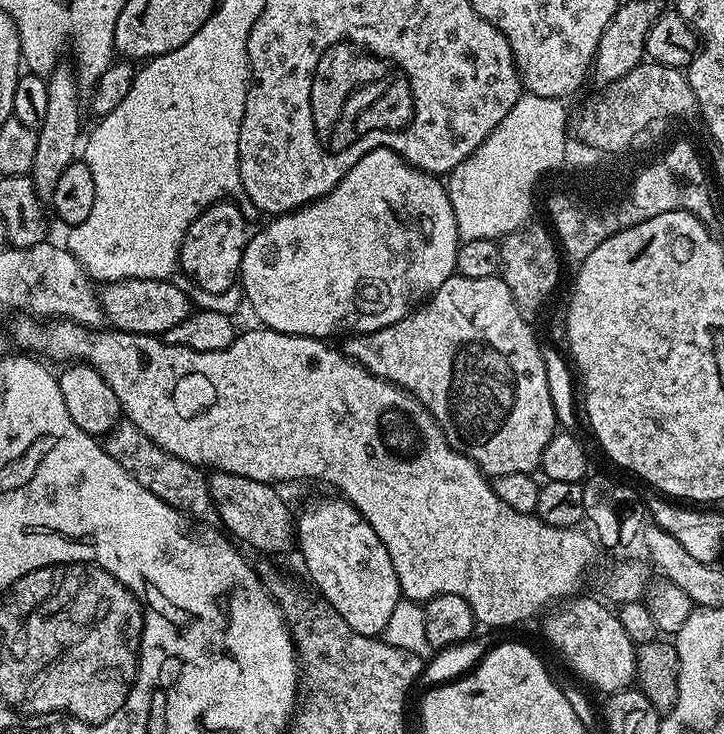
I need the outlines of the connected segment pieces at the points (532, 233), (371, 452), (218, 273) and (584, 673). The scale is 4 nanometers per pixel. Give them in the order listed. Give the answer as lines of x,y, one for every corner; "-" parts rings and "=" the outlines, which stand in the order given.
525,226
519,232
511,232
503,237
501,248
500,272
510,286
510,294
514,294
514,302
518,306
518,314
528,321
535,321
535,316
544,308
548,295
556,288
560,280
562,260
558,255
558,244
553,233
547,227
532,228
=
23,314
17,315
13,324
10,324
10,340
17,349
28,354
35,354
45,361
57,360
60,366
67,366
73,362
88,364
102,378
106,378
106,386
114,390
120,403
120,411
146,438
150,438
162,450
172,456
182,458
186,462
203,466
208,470
242,474
242,478
254,478
263,484
280,486
283,480
321,480
332,488
337,488
339,495
353,504
364,515
365,522
378,534
380,541
386,546
390,554
390,562
394,562
394,574
400,583
400,590
405,600
427,602
433,600
438,594
458,594
458,598
466,598
472,607
472,613
477,621
488,630
501,630
511,624
520,624
531,616
539,617
549,606
557,602
567,601
575,597
596,556
597,545
593,537
580,532
579,527
559,528
542,522
535,514
522,514
512,507
506,506
498,494
494,494
492,480
480,471
480,467
470,458
466,458
458,450
450,446
445,438
440,424
430,414
430,410
416,396
411,396
404,388
391,384
389,380
378,378
369,368
364,368
357,360
345,356
339,347
331,348
331,343
315,336
291,336
275,332
273,328
256,326
253,332
241,331
236,341
226,350
217,352
199,352
193,348
183,348
181,344
169,344
167,339
160,336
143,336
129,332
96,332
95,327
75,324
72,320
50,320
37,322
=
221,202
209,206
190,226
190,230
186,230
180,243
179,271
190,277
202,290
211,290
214,294
222,294
222,290
230,290
234,286
240,275
242,254
246,250
250,235
250,227
248,228
247,222
244,221
243,210
232,203
236,202
=
580,599
549,607
543,613
545,638
560,651
574,675
581,676
603,694
631,689
636,679
637,645
633,644
630,634
622,630
619,615
607,603

